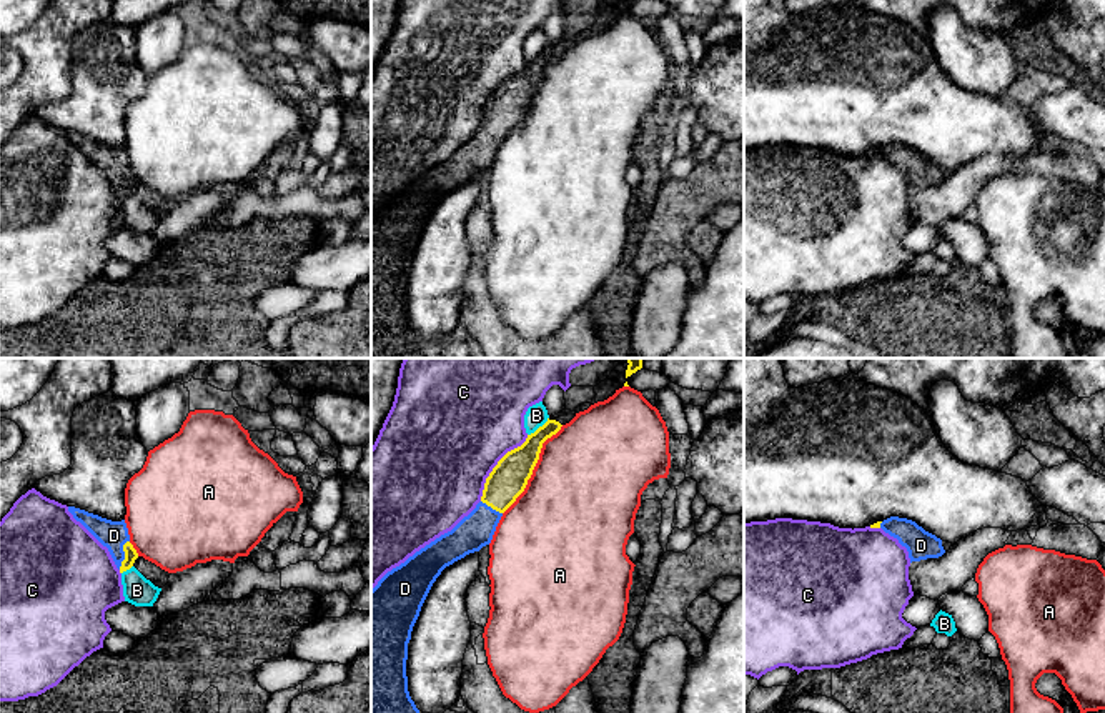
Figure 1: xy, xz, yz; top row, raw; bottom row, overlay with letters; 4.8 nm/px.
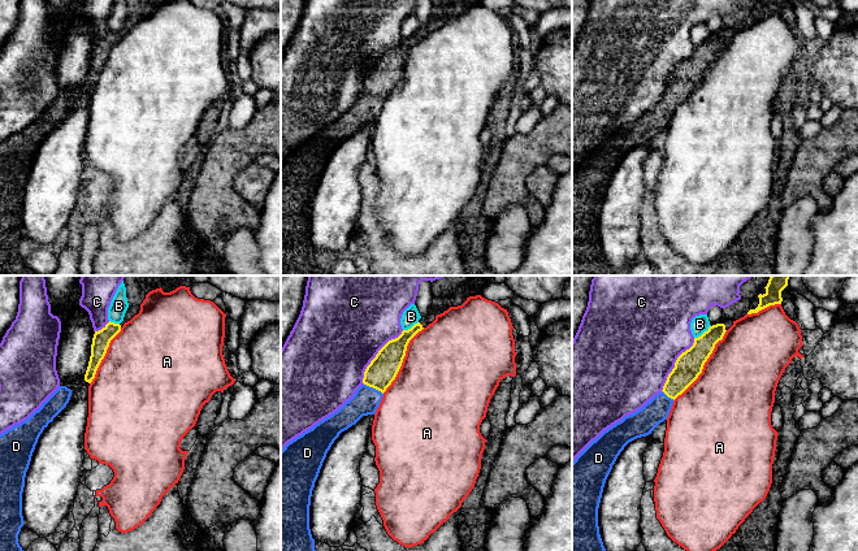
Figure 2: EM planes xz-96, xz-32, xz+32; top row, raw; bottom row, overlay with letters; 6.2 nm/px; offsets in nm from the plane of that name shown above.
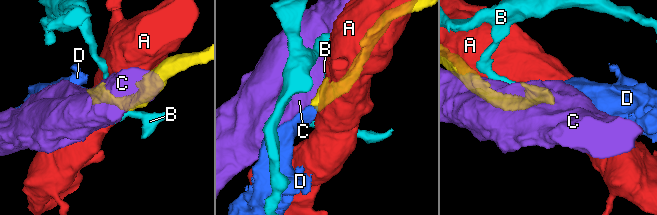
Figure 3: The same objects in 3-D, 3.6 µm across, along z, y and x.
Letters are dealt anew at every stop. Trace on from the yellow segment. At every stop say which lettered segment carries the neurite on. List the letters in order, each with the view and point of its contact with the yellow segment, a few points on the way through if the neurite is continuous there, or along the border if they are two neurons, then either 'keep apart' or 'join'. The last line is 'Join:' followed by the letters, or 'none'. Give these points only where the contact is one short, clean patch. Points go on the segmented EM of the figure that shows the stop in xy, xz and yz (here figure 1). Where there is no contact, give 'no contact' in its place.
A: meets yellow in xz at (533, 468); keep apart
B: meets yellow in xz at (540, 427); keep apart
C: meets yellow in xz at (496, 465); keep apart
D: meets yellow in xy at (125, 555); runs through xy (130, 553), (125, 555), (113, 535); join
Join: D

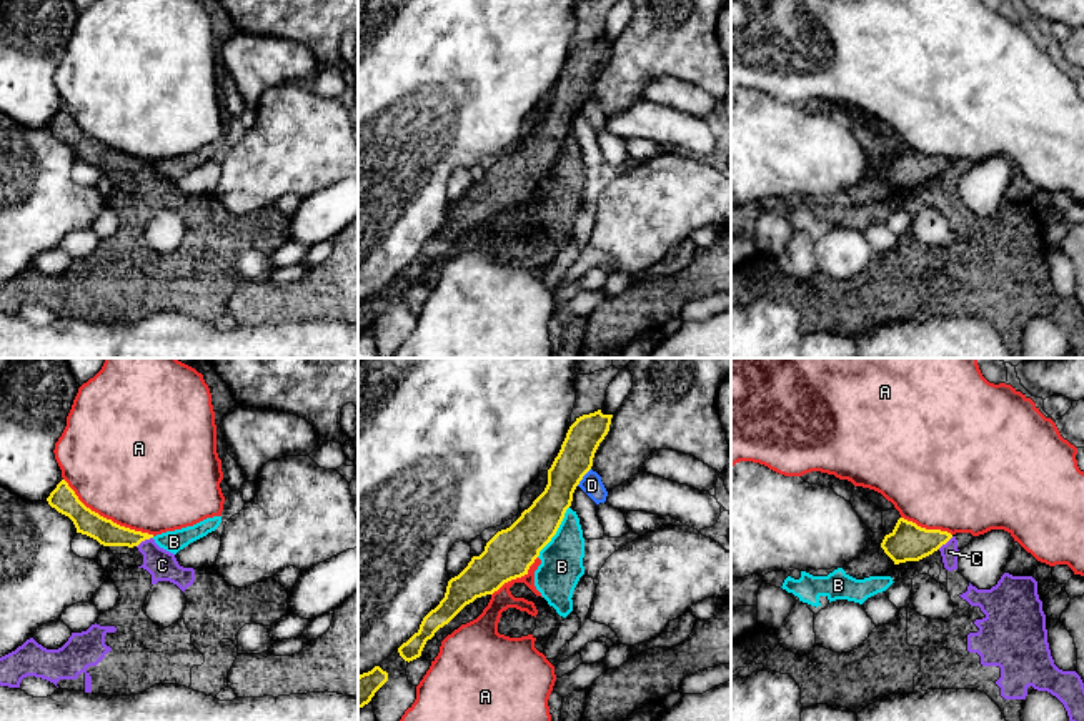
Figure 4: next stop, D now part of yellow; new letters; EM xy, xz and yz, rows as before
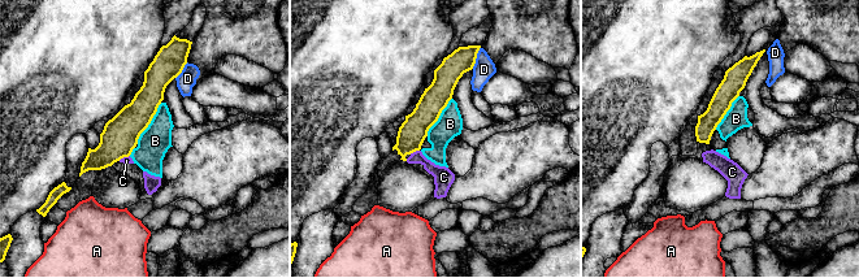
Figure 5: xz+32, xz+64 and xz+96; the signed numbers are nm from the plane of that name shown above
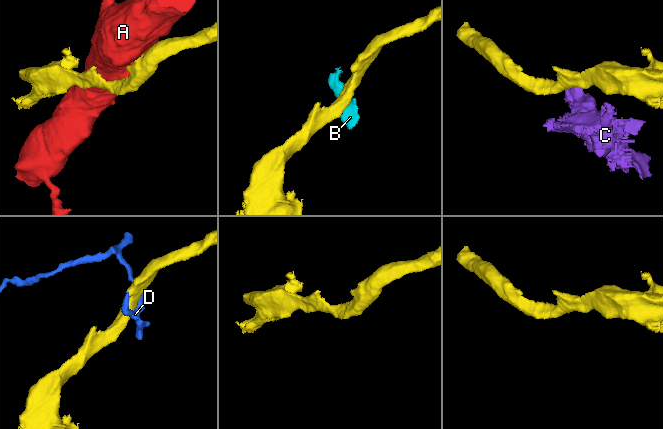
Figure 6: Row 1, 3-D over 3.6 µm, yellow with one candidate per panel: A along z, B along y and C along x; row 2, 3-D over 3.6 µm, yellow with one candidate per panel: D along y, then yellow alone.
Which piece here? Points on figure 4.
A: meets yellow in xy at (105, 518); keep apart
B: meets yellow in xz at (556, 530); border along xz (568, 507), (556, 533), (537, 556); keep apart
C: meets yellow in xy at (144, 540); border along xy (152, 537), (137, 546); keep apart
D: meets yellow in xz at (583, 475); border along xz (590, 468), (576, 485); keep apart
Join: none

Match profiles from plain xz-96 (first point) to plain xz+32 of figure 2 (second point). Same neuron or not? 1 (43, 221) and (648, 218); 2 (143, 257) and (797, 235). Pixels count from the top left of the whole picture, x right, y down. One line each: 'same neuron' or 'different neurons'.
1: different neurons
2: different neurons

